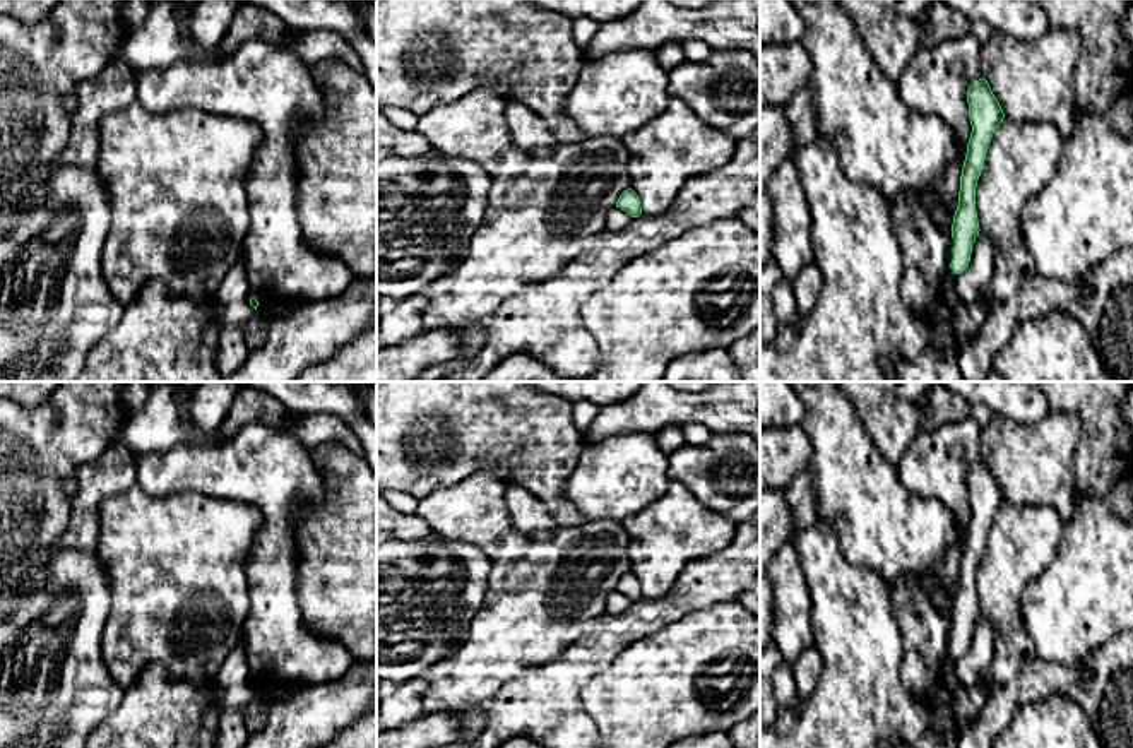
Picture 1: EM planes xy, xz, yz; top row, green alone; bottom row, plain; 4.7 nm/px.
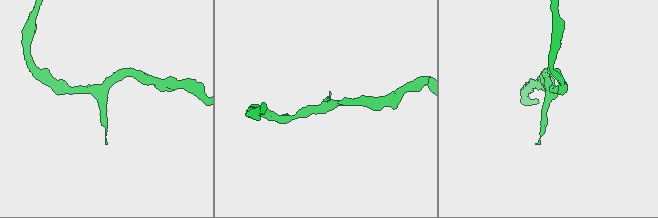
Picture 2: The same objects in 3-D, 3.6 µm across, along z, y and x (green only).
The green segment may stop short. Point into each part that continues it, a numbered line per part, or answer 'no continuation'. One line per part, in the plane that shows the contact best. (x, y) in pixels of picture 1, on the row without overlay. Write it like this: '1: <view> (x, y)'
1: yz (940, 690)

